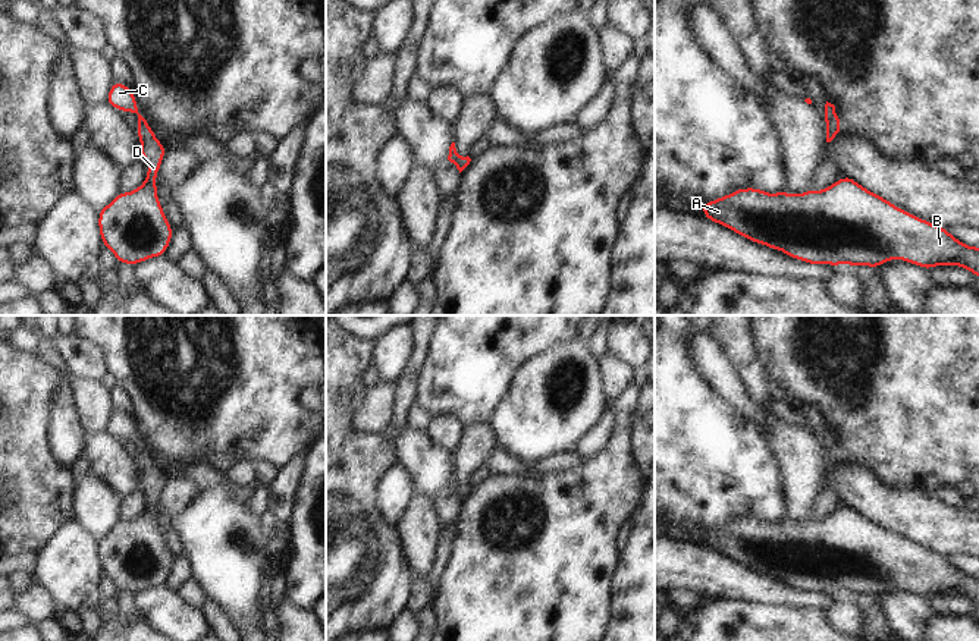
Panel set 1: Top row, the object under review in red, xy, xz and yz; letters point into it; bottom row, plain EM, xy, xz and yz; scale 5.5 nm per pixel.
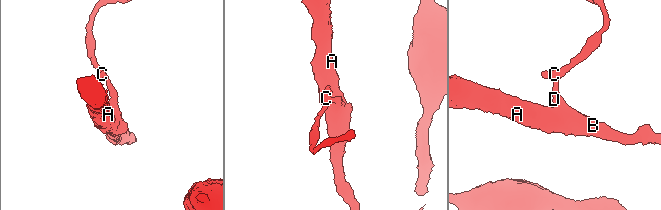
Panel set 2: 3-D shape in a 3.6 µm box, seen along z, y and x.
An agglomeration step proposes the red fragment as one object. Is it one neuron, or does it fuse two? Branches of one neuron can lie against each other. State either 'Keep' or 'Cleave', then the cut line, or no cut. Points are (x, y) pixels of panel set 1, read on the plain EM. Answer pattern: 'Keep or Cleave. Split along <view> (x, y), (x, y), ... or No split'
Keep. No split.

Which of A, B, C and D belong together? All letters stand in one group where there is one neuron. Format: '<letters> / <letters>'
A B C D

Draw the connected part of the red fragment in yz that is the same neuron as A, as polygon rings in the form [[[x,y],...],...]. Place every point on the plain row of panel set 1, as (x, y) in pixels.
[[[850,505],[838,508],[823,519],[810,516],[804,522],[768,522],[760,516],[740,516],[703,531],[702,541],[710,550],[753,572],[782,579],[790,587],[812,594],[850,593],[879,597],[889,588],[901,588],[926,598],[936,594],[958,594],[979,607],[979,575],[967,575],[945,556],[895,535]]]

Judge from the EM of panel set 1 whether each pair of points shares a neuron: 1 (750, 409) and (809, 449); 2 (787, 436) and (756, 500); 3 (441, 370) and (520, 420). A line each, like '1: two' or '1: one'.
1: two
2: two
3: two

